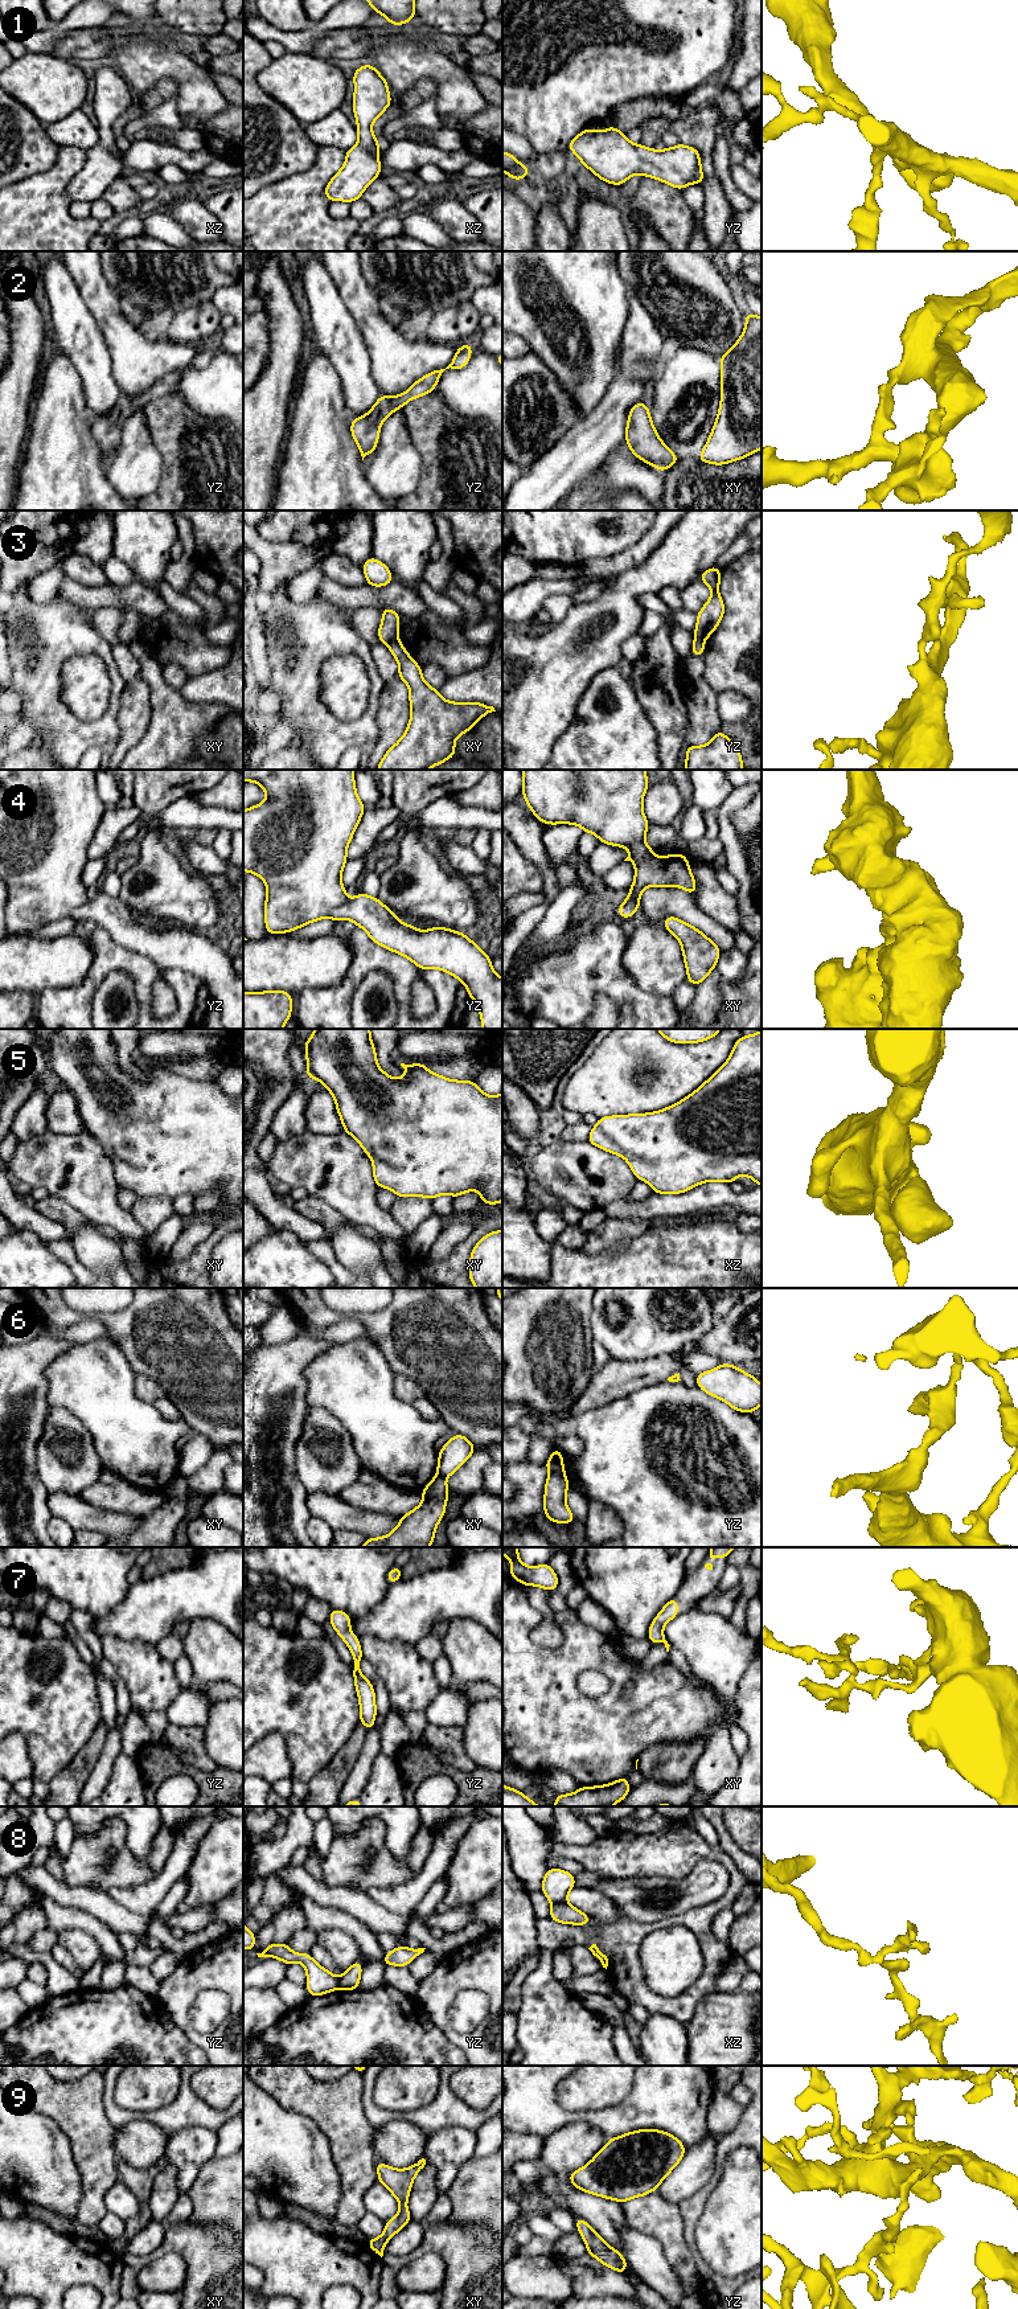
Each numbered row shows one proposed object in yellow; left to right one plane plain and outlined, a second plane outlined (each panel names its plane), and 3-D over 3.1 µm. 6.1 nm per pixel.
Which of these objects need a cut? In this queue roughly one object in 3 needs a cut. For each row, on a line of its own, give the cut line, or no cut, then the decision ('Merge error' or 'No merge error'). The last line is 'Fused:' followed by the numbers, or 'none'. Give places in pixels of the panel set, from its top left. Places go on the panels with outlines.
1: No split. No merge error
2: No split. No merge error
3: Split along xy (397, 638), (386, 644). Merge error
4: No split. No merge error
5: No split. No merge error
6: Split along yz (550, 1472), (563, 1475). Merge error
7: No split. No merge error
8: Split along xz (565, 1899), (553, 1903). Merge error
9: No split. No merge error
Fused: 3, 6, 8

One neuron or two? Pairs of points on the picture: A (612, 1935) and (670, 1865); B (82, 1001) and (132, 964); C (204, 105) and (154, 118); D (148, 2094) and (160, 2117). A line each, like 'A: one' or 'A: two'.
A: one
B: one
C: two
D: two

